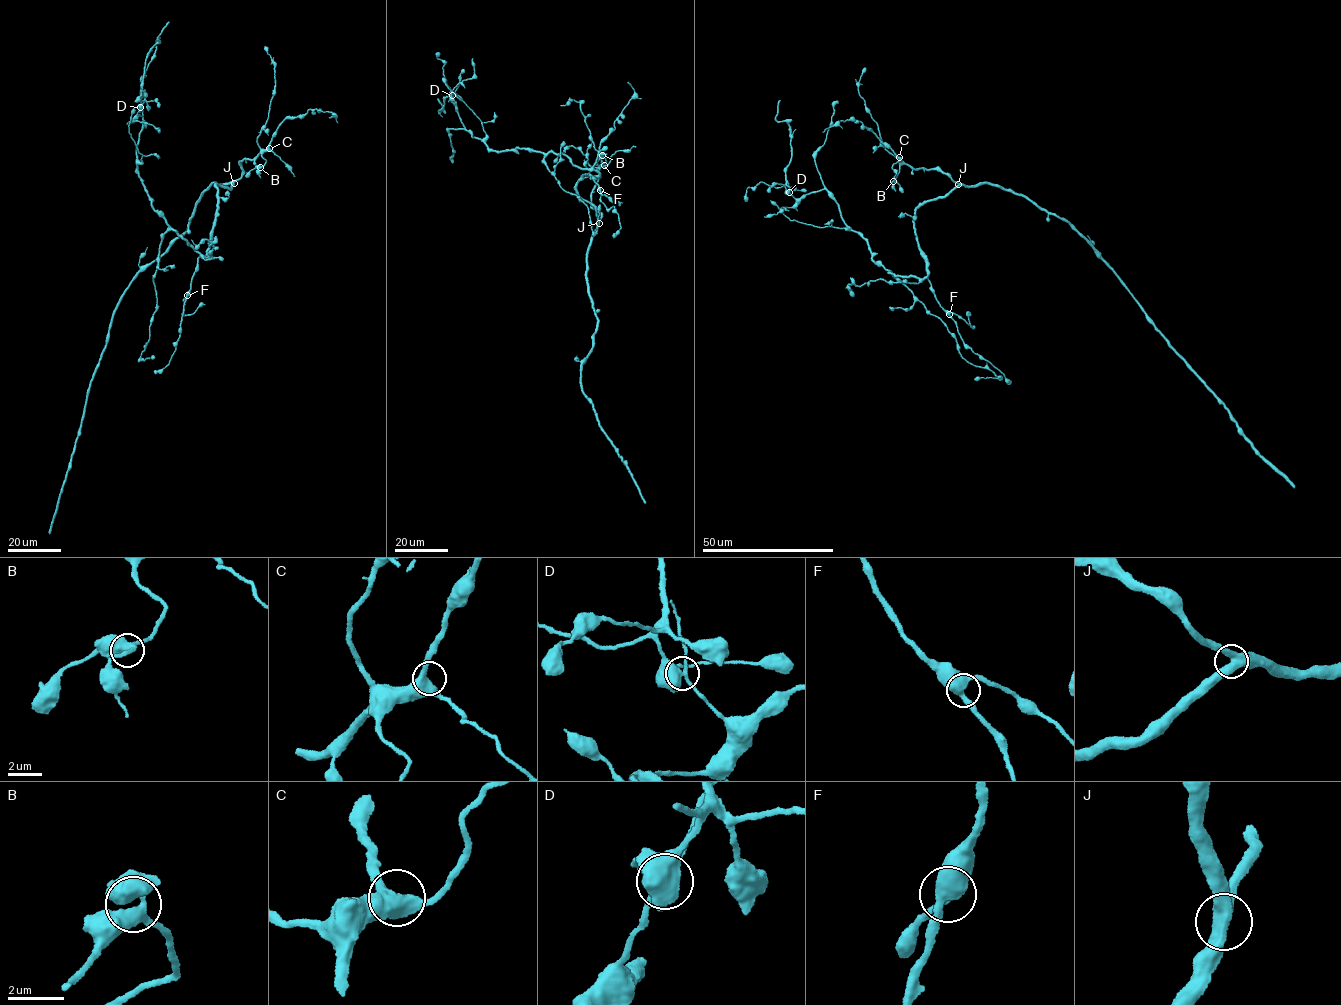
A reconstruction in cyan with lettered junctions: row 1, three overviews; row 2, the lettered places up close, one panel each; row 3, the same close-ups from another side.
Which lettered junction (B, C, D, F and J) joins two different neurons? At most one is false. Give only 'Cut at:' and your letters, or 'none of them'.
Cut at: D

